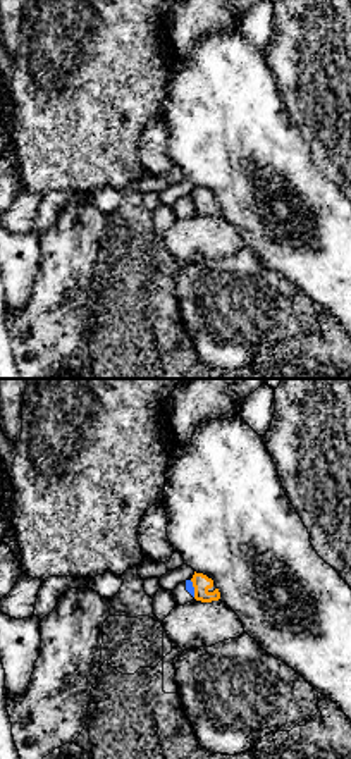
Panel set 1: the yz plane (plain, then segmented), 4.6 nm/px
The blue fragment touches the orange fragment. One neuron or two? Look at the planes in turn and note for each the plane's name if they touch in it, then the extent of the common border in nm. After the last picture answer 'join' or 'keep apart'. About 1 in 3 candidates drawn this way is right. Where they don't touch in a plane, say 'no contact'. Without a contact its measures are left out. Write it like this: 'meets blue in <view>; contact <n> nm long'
meets blue in yz; contact 80 nm long

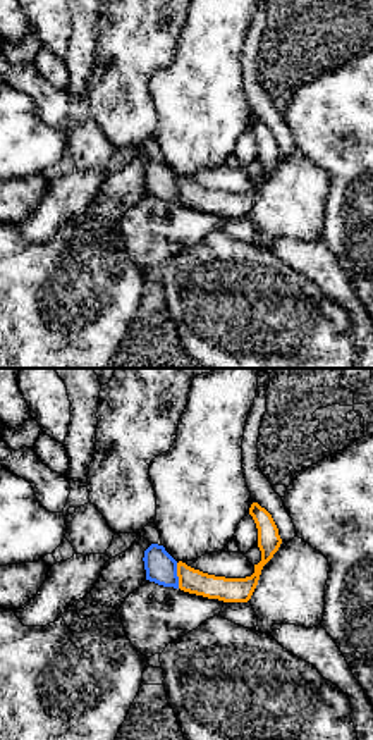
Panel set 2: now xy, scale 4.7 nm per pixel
meets blue in xy; contact 120 nm long

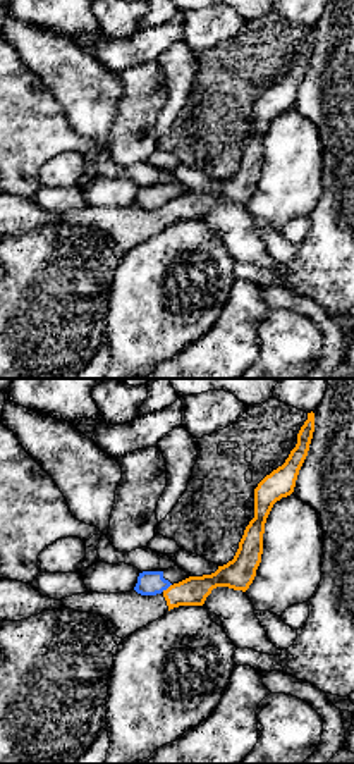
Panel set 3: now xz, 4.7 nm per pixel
meets blue in xz; contact 60 nm long

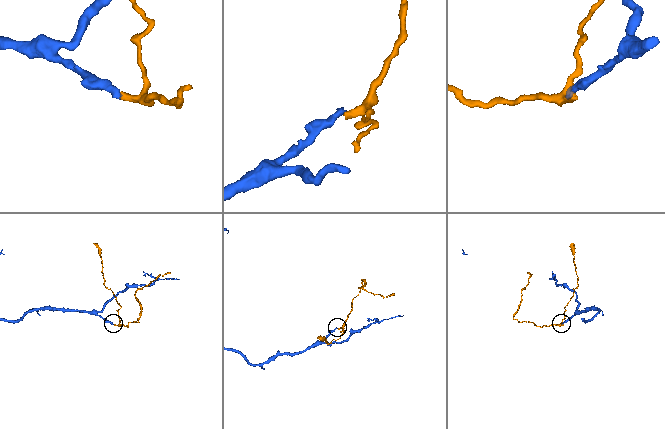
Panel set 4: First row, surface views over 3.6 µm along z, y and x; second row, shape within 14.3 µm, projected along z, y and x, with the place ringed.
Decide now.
keep apart

